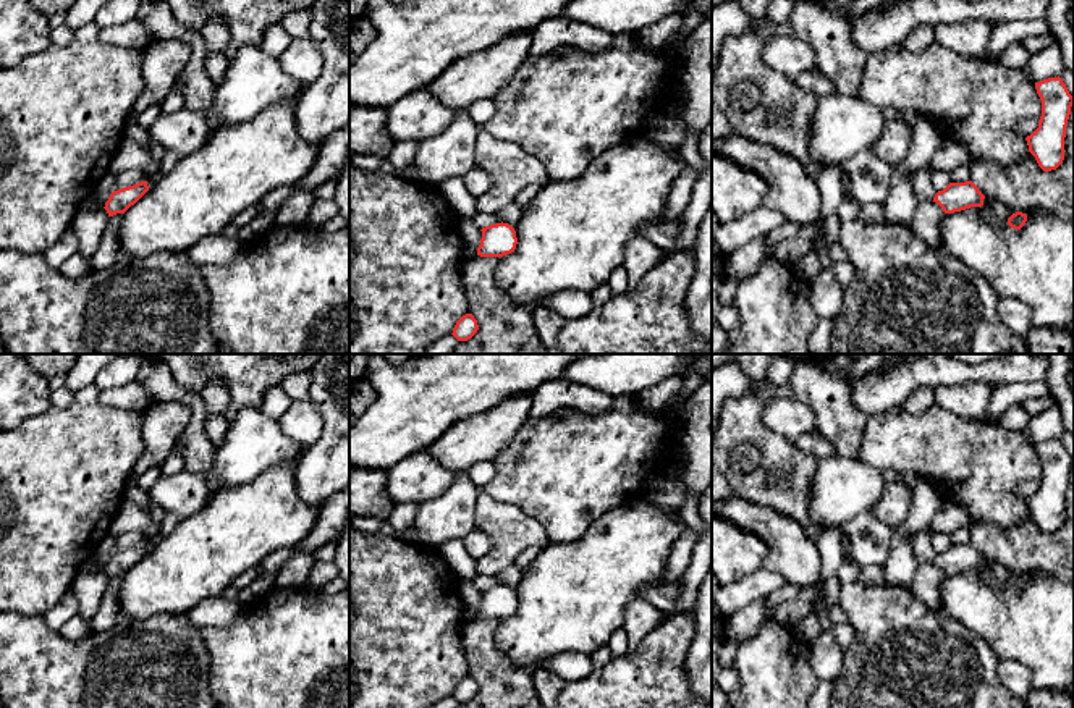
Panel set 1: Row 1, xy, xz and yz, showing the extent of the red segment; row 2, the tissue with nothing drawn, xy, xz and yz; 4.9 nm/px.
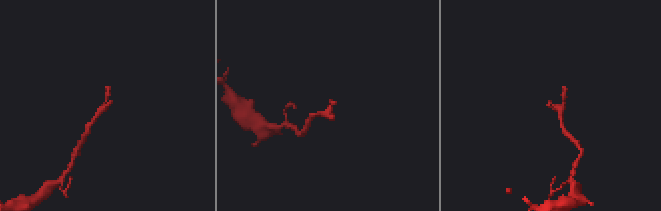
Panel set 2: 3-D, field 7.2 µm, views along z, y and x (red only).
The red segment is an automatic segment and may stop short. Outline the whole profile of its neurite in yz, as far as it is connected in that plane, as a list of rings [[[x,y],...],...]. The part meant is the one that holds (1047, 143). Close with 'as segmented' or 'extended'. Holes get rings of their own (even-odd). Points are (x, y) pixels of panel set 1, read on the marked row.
[[[1059,76],[1035,82],[1035,89],[1042,100],[1042,116],[1038,128],[1025,141],[1038,166],[1051,171],[1064,160],[1066,126],[1074,97]]]; as segmented

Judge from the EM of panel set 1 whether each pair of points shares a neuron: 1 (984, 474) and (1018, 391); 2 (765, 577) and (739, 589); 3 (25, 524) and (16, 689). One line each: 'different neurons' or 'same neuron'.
1: different neurons
2: same neuron
3: different neurons

